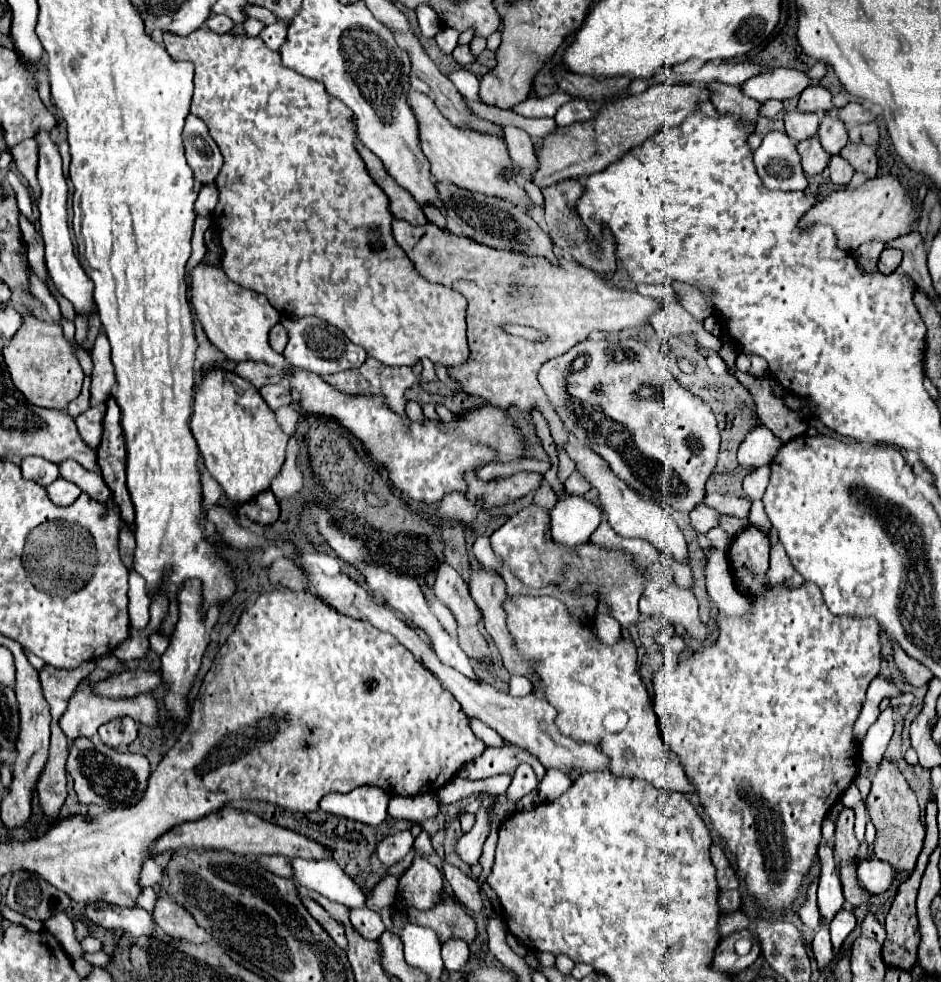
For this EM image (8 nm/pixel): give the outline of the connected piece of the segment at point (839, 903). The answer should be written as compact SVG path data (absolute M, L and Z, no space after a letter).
M819 843L817 855L821 861L821 875L819 875L819 889L817 889L819 913L827 921L831 921L831 917L835 917L835 913L843 907L843 889L839 881L839 869L837 869L831 845Z

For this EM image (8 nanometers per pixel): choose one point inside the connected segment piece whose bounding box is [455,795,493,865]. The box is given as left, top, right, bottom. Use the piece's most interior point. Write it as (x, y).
(469, 847)

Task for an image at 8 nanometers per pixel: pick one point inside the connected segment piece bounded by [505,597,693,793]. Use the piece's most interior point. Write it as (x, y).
(584, 680)

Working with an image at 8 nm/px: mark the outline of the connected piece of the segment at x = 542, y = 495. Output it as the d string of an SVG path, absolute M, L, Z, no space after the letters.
M543 481L545 485L541 485L541 489L535 493L535 499L533 499L533 503L537 503L537 505L545 505L547 509L551 509L553 505L555 505L555 493L553 493L553 489L549 487L549 483L547 481Z

